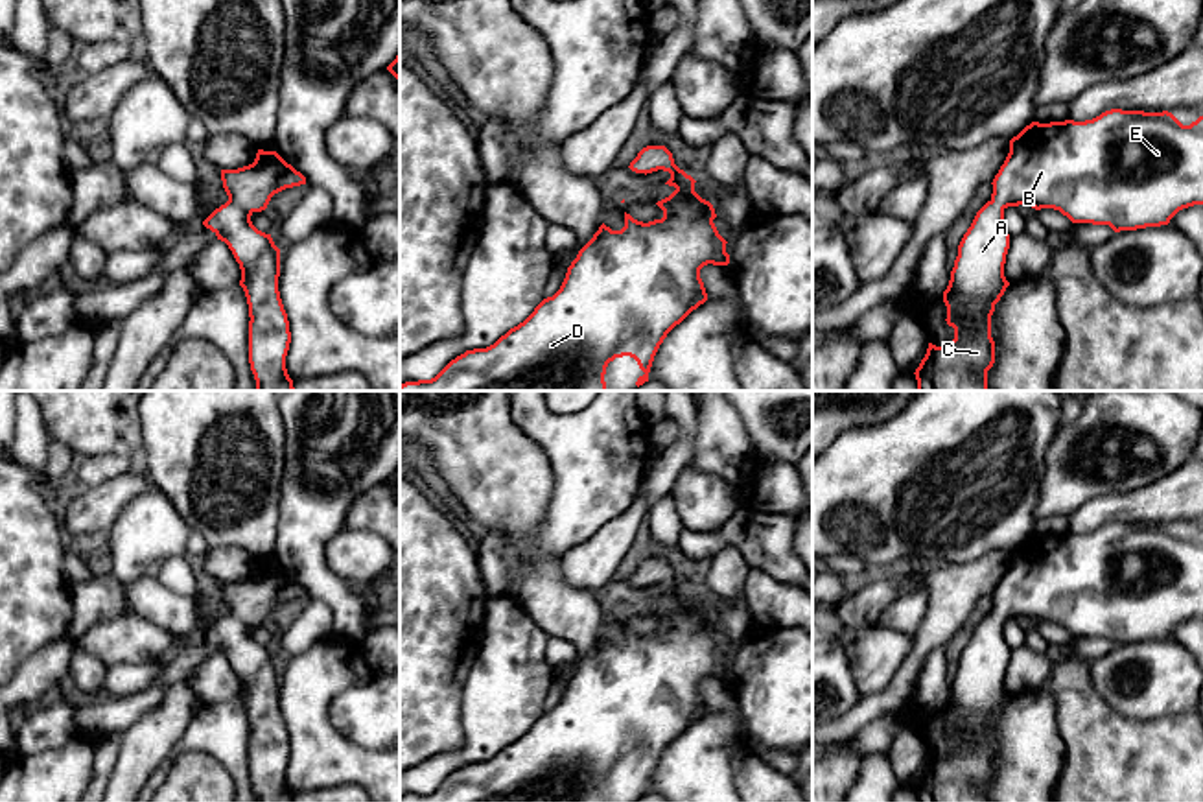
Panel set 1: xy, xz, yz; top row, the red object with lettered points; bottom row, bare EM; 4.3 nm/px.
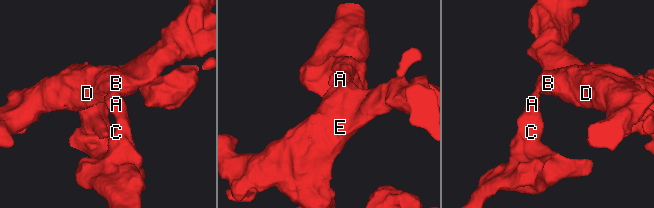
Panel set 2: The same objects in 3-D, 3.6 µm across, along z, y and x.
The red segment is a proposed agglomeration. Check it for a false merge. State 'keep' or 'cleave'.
keep

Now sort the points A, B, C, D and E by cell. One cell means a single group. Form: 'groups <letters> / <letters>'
groups A B C D E

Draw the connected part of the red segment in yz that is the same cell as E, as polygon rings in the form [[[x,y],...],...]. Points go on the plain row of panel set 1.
[[[1111,522],[1085,535],[1032,535],[1010,553],[1010,566],[991,597],[991,612],[964,647],[943,704],[954,752],[943,760],[929,756],[914,785],[917,802],[987,802],[987,784],[995,776],[991,728],[1010,699],[1004,690],[1008,619],[1054,621],[1072,636],[1109,638],[1115,645],[1168,638],[1179,623],[1203,618],[1203,529],[1183,538],[1168,524]]]

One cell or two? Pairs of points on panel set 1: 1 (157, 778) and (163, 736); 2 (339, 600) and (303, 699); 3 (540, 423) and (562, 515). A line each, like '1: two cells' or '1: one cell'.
1: two cells
2: two cells
3: one cell

